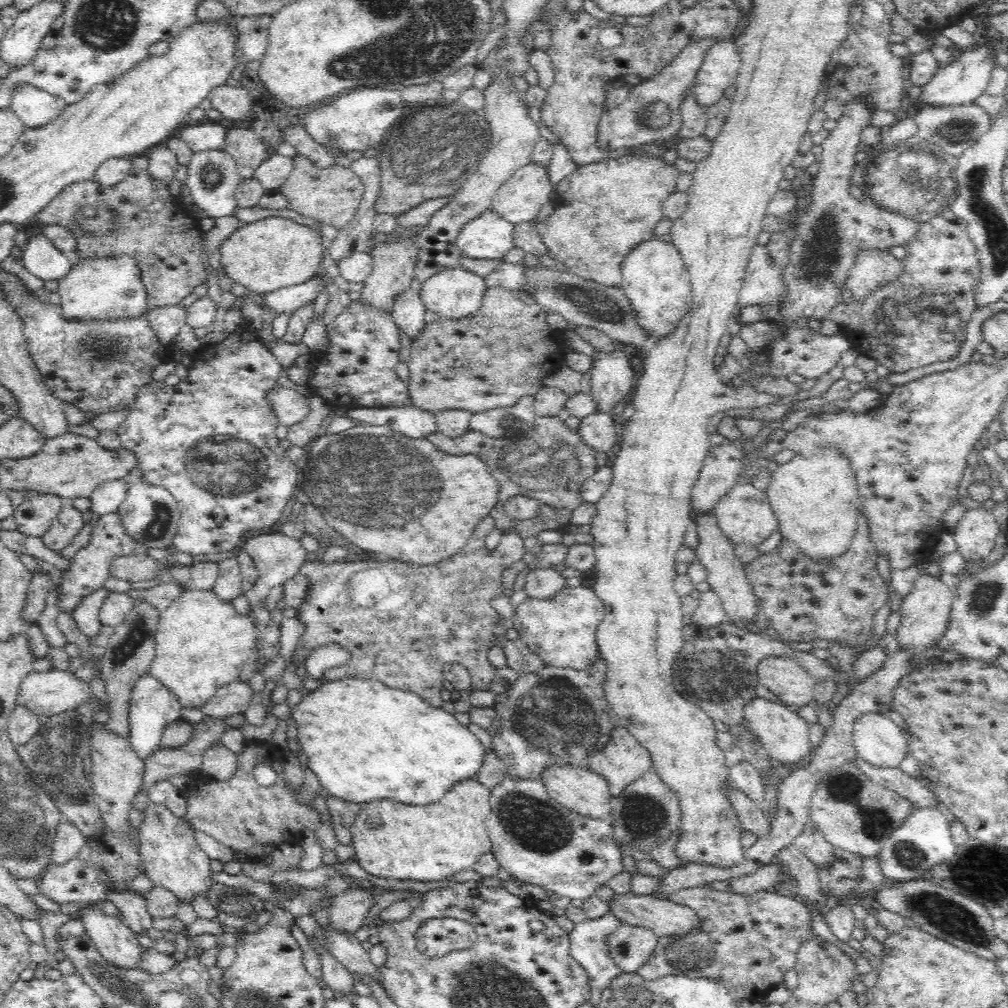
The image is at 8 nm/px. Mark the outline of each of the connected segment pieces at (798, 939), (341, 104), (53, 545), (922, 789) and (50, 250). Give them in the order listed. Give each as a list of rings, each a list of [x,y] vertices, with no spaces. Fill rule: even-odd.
[[[699,885],[694,888],[674,889],[667,898],[675,903],[690,907],[699,918],[700,924],[690,933],[680,936],[660,937],[654,955],[637,974],[648,981],[669,975],[688,976],[718,981],[727,987],[733,999],[741,1001],[762,1001],[775,986],[784,983],[784,974],[795,969],[799,947],[807,938],[817,936],[812,927],[812,909],[803,899],[784,896],[774,892],[755,892],[752,894],[720,891]]]
[[[364,88],[364,90],[350,91],[350,94],[336,98],[332,104],[322,105],[322,108],[309,112],[304,118],[303,126],[307,134],[316,142],[331,148],[340,148],[344,153],[352,150],[378,149],[383,133],[402,116],[406,105],[401,100],[398,90],[386,88]]]
[[[65,498],[62,510],[51,523],[50,529],[41,537],[51,550],[60,553],[84,528],[85,518],[81,511],[73,506],[73,500]]]
[[[859,757],[853,758],[851,764],[858,767],[872,782],[885,785],[888,789],[908,797],[914,808],[937,808],[937,794],[921,777],[914,777],[898,768],[878,768]]]
[[[44,233],[29,239],[22,263],[31,275],[44,282],[64,279],[71,267],[68,258],[53,246],[52,241]]]

